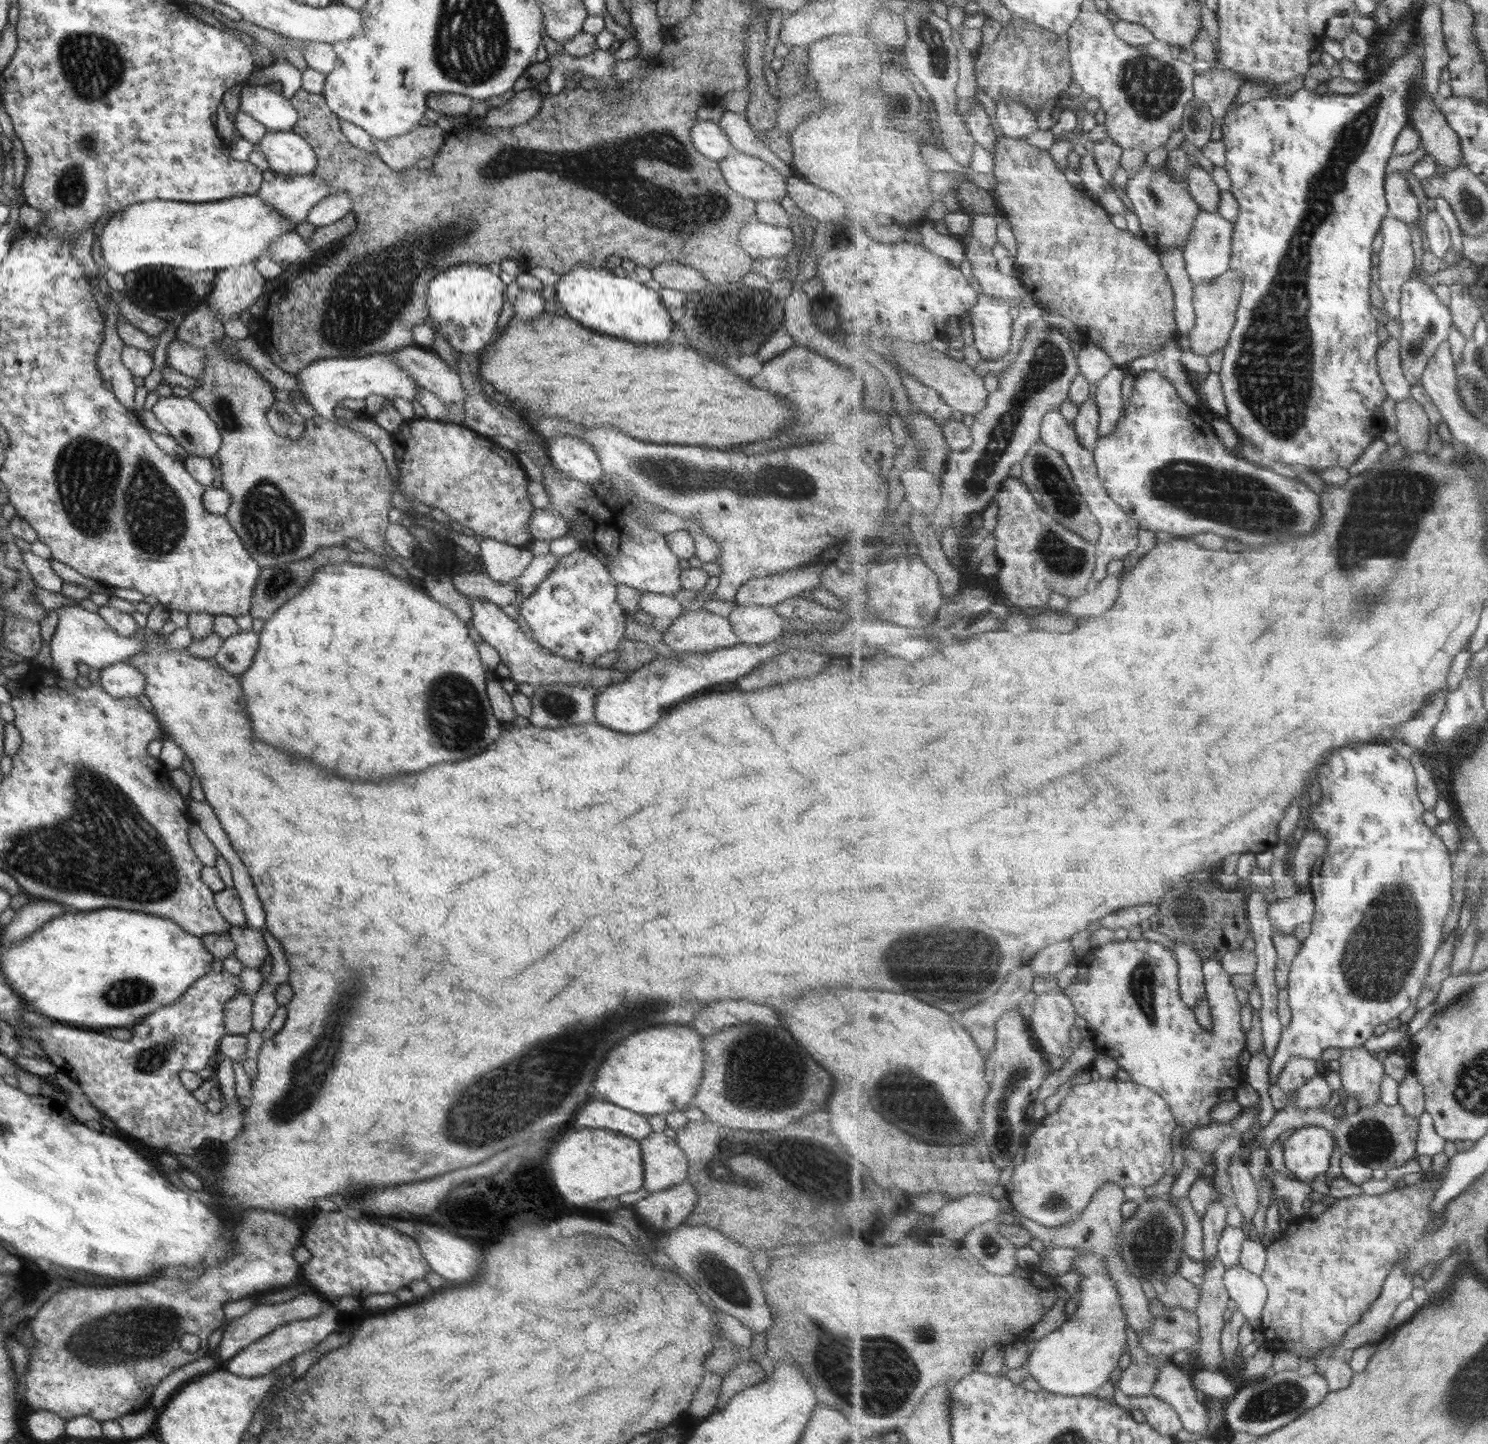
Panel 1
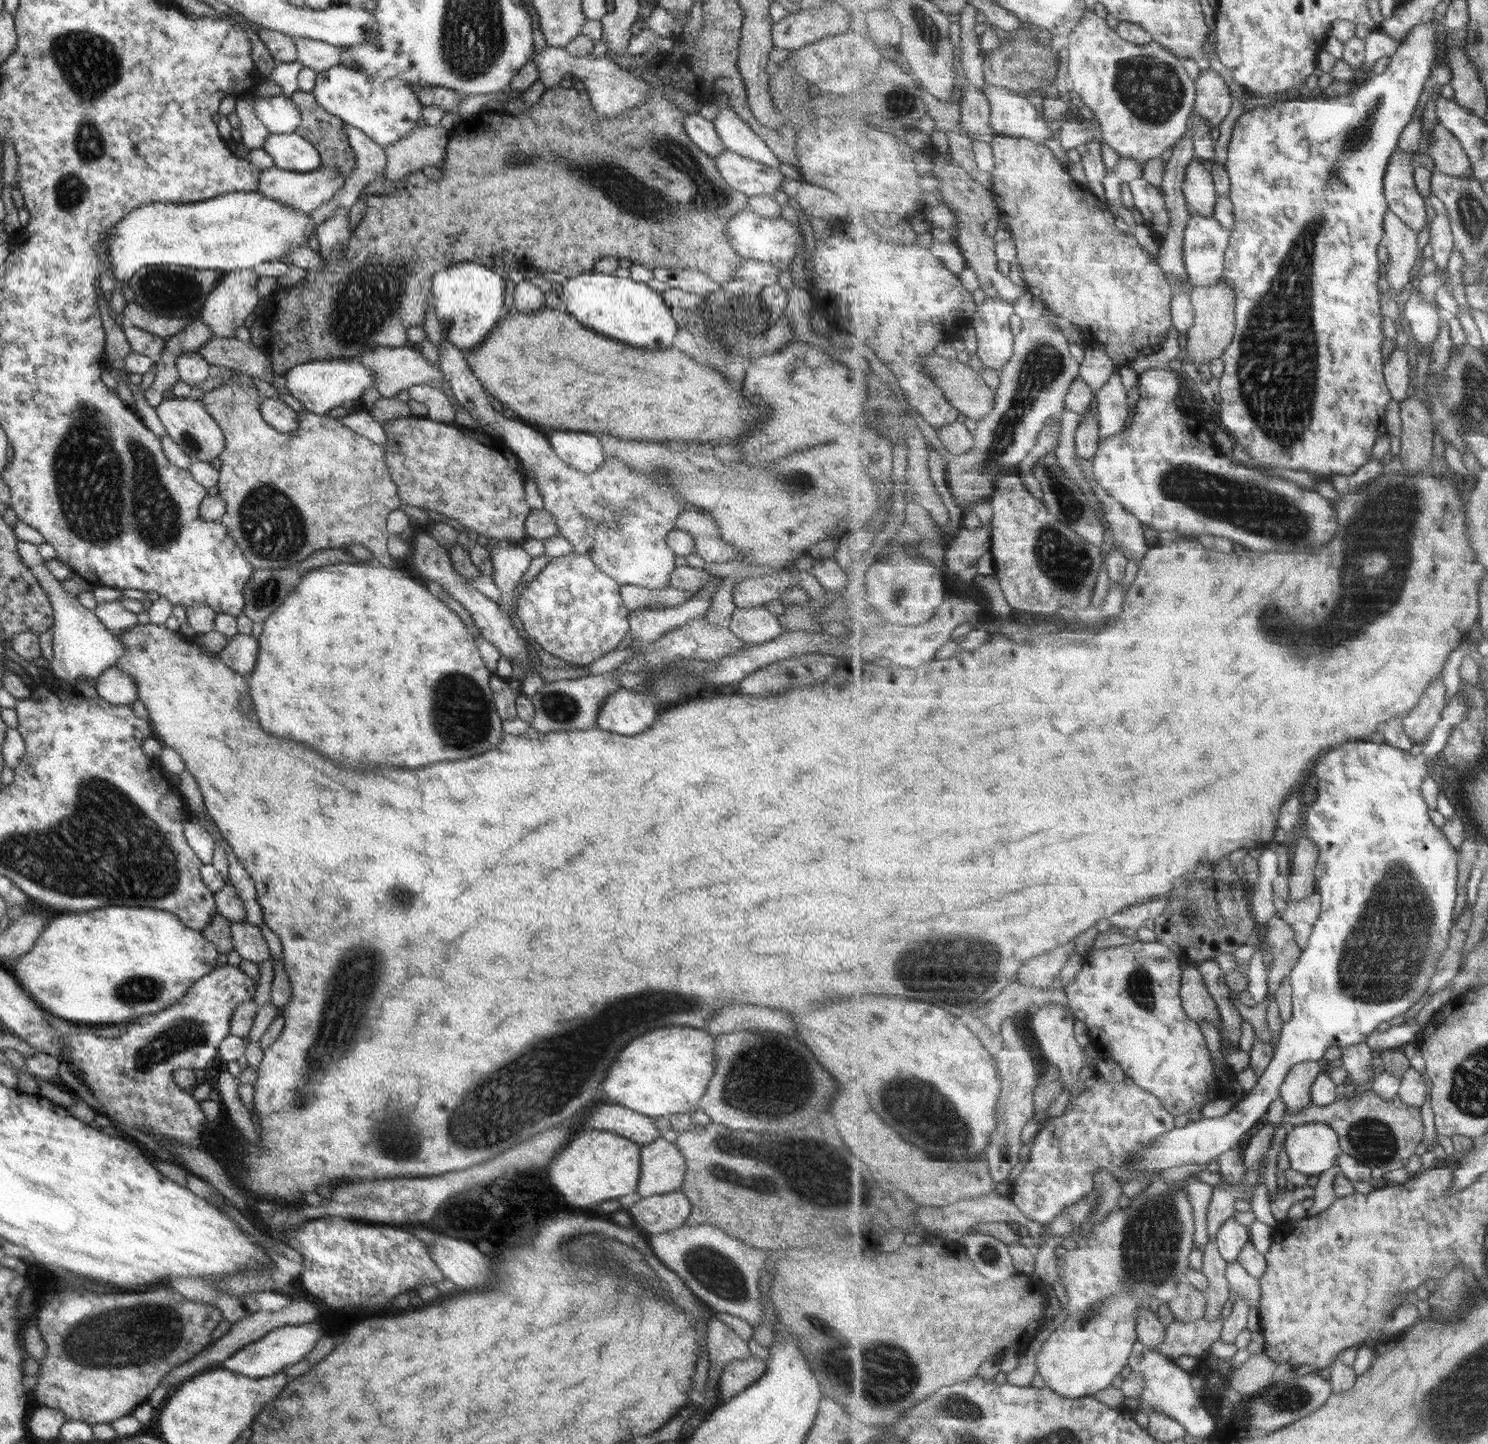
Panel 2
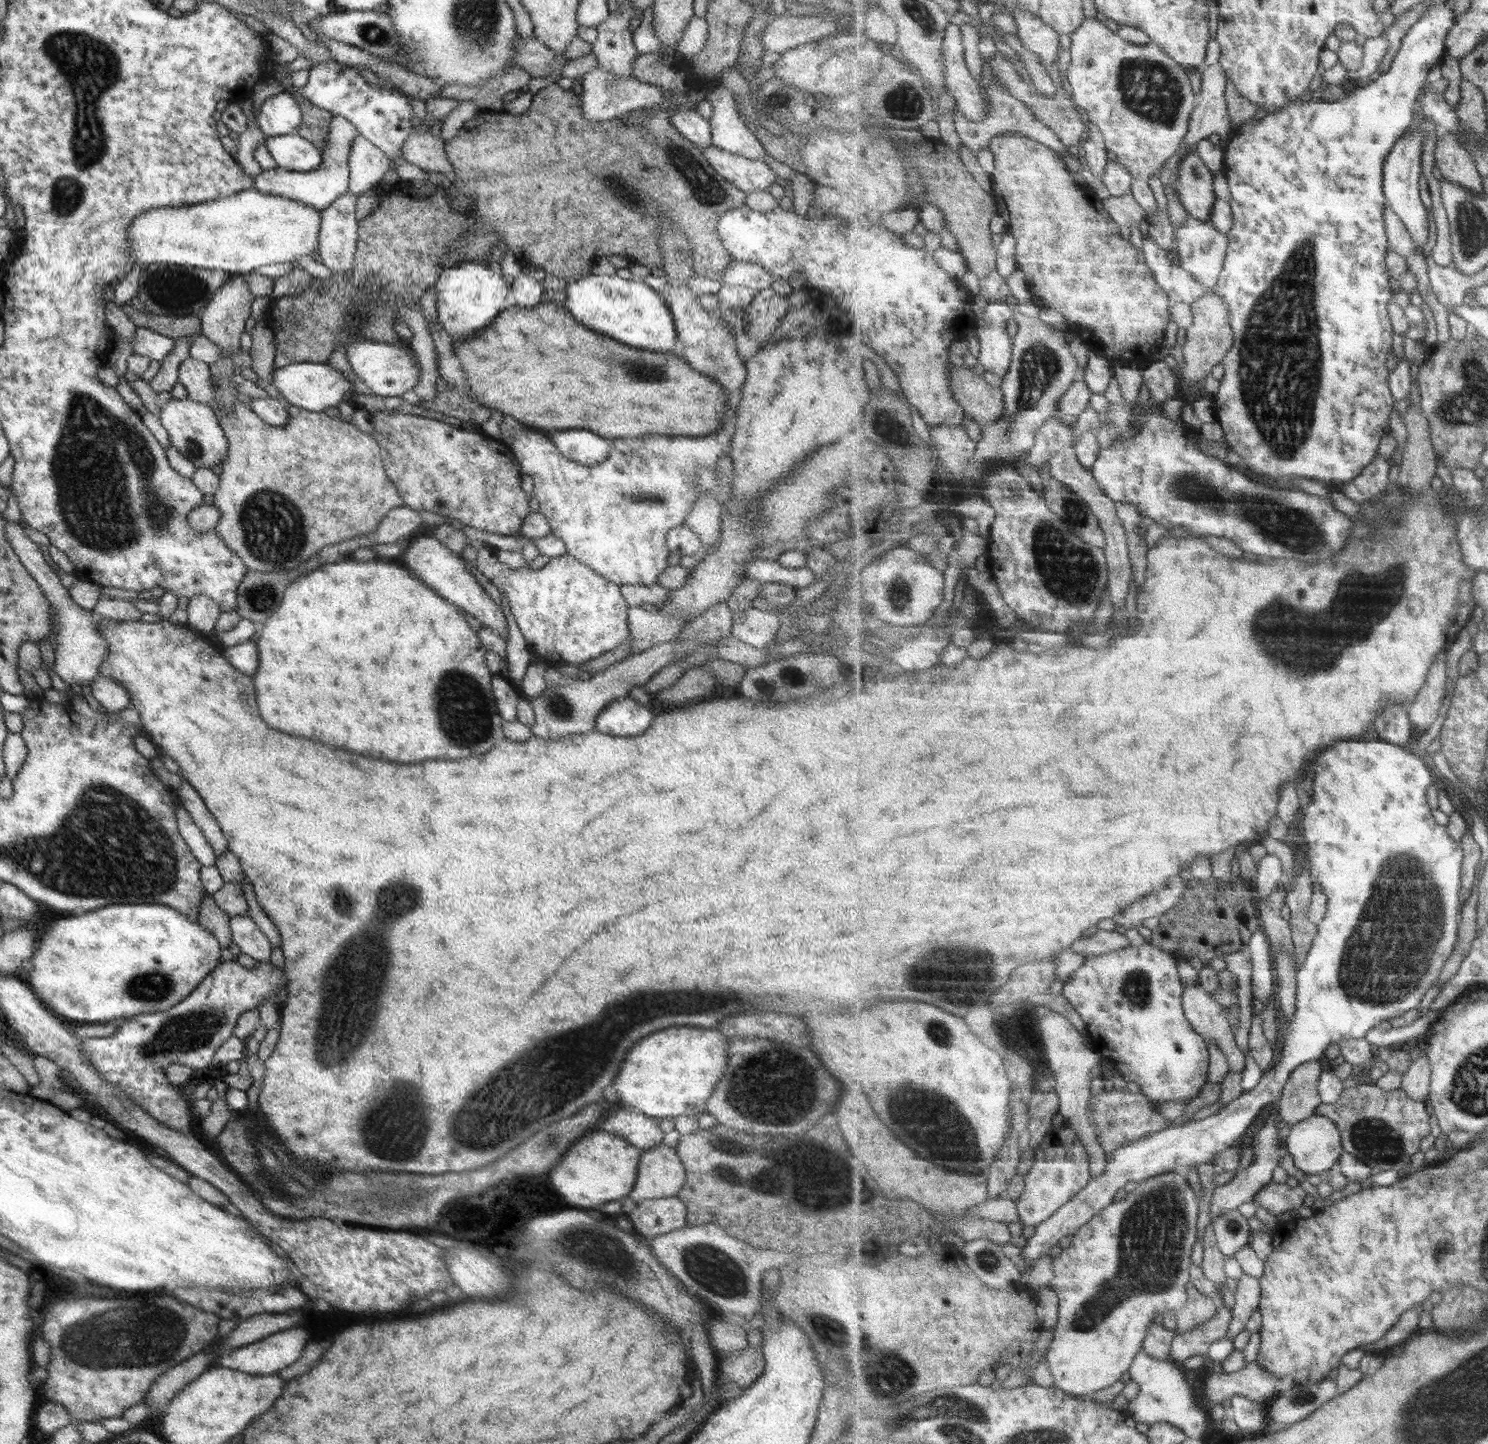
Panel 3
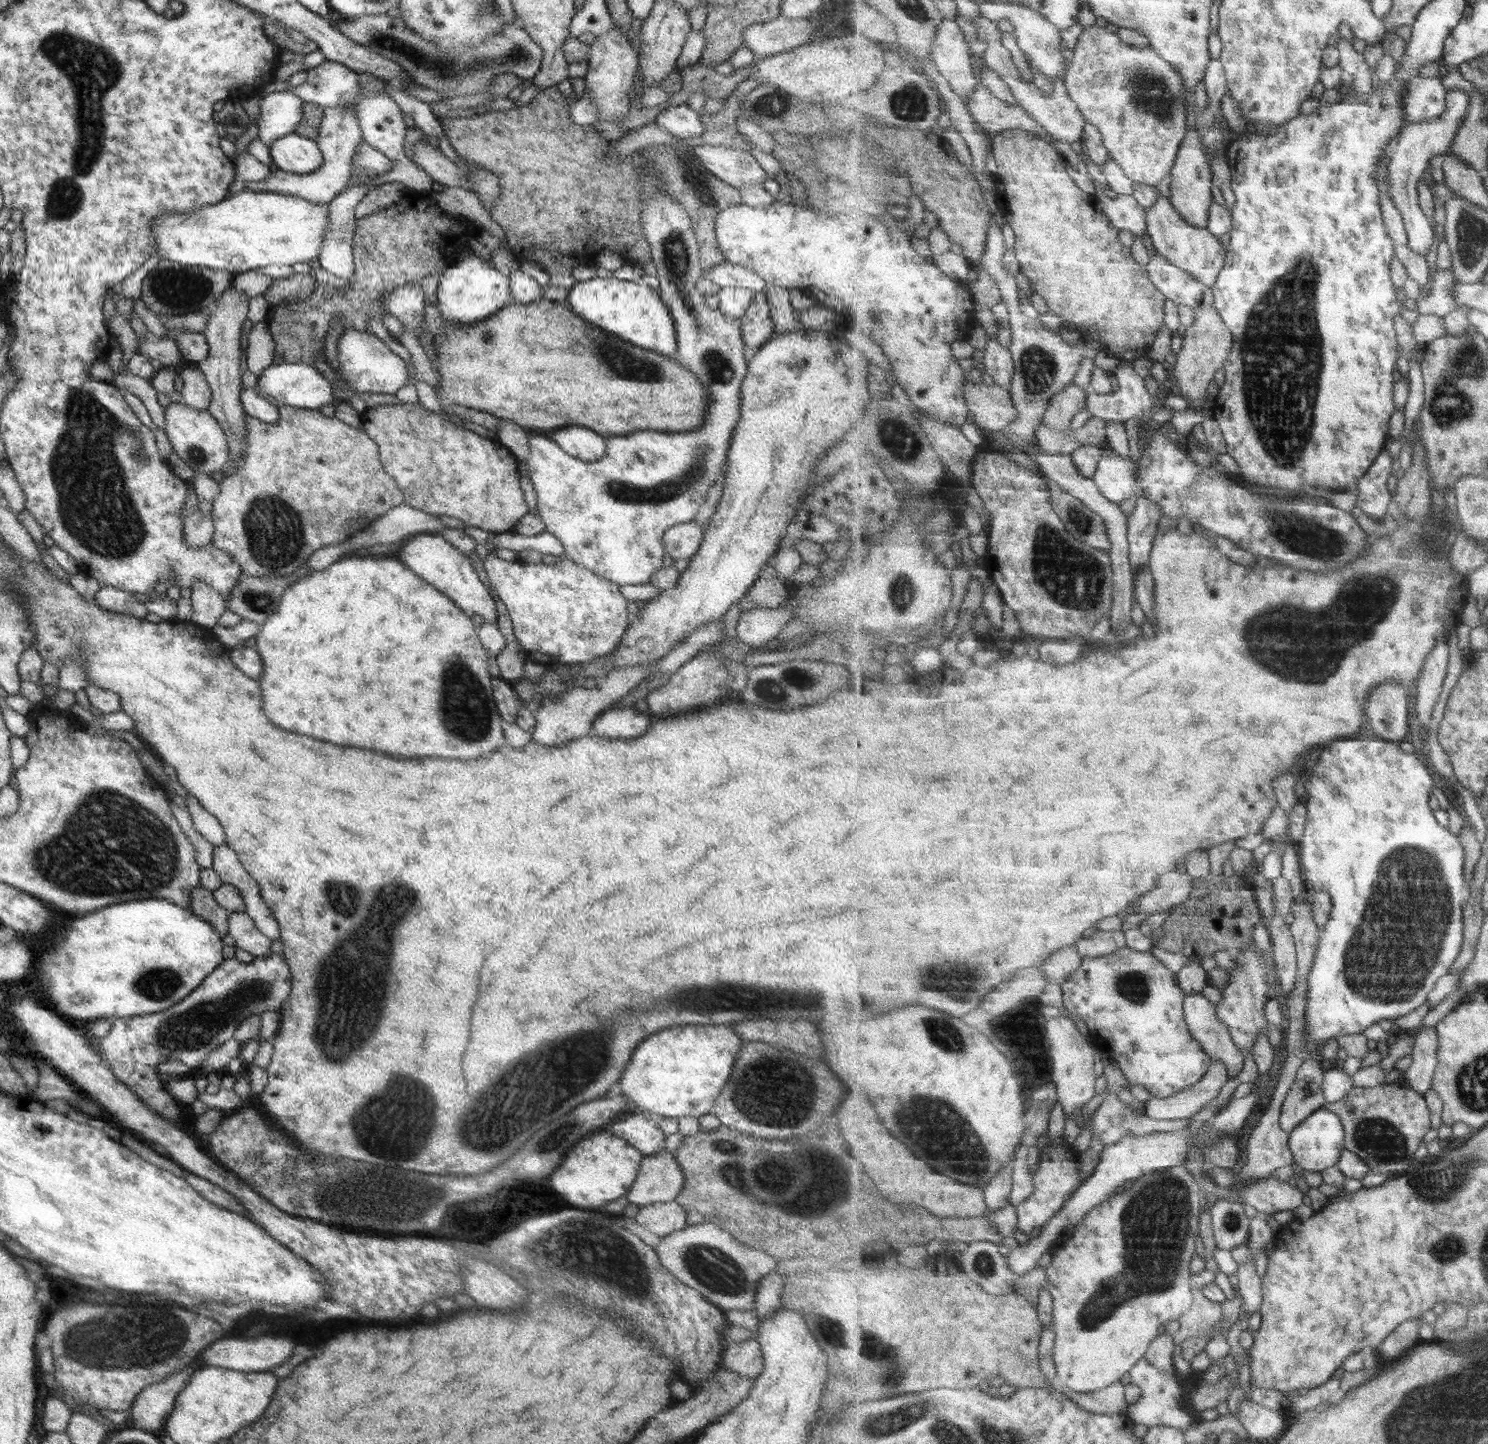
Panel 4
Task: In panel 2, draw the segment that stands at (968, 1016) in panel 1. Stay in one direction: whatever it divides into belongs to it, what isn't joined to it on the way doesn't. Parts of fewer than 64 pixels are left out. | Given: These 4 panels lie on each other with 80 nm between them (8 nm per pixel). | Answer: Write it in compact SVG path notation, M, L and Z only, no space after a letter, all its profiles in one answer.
M1015 974L1014 982L1008 984L1001 993L991 999L987 1005L975 1012L986 1022L993 1034L999 1035L1003 1023L1021 1010L1041 1008L1049 1003L1057 1003L1063 1007L1069 1006L1062 989L1051 989L1023 984Z

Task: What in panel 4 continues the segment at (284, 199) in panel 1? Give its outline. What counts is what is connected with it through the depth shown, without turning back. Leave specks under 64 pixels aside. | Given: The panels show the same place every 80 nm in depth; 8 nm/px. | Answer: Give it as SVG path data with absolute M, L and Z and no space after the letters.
M323 107L318 124L316 143L321 151L322 165L309 174L291 174L278 170L269 173L259 182L245 183L245 189L254 192L271 192L282 196L293 196L312 203L327 204L348 186L352 171L352 156L357 145L362 142L362 132L354 112L347 107Z

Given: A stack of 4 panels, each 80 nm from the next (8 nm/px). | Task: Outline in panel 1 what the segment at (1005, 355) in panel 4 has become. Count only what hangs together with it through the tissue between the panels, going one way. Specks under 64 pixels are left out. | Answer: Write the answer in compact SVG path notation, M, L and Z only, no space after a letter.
M982 292L978 296L978 303L970 310L973 345L985 360L995 360L1009 352L1014 335L1011 316L1013 306L1013 301L998 299Z

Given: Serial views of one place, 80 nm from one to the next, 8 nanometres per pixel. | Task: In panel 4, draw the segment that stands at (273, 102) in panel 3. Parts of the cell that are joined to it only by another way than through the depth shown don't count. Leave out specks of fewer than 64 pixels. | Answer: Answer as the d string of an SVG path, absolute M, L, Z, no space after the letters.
M291 91L271 92L260 99L258 138L270 150L270 144L284 134L294 132L302 117L302 100Z

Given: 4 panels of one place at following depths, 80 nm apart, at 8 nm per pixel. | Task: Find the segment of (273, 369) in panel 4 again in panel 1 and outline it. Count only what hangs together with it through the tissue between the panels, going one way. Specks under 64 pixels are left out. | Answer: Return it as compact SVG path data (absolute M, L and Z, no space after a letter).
M390 352L375 353L359 358L325 359L313 361L308 367L298 370L297 391L315 411L315 415L325 420L333 419L333 410L345 399L365 399L378 395L390 402L399 397L412 404L417 402L418 384L408 376L408 372L398 368L390 360Z

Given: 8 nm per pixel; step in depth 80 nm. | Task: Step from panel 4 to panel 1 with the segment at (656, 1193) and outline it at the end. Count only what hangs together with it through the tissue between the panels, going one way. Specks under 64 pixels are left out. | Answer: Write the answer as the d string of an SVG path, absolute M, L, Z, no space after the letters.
M653 1132L638 1140L643 1169L642 1188L655 1193L681 1184L687 1176L687 1159L675 1139Z

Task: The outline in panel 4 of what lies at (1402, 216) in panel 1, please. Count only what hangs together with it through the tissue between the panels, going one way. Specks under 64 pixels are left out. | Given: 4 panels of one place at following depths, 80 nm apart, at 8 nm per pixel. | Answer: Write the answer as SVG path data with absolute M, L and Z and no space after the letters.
M1453 88L1446 94L1446 111L1436 119L1420 123L1408 123L1400 130L1391 148L1390 164L1390 190L1389 196L1393 198L1398 210L1404 218L1408 232L1408 245L1417 253L1427 256L1431 246L1435 244L1435 232L1431 226L1432 219L1427 218L1419 204L1418 186L1425 178L1429 163L1435 156L1442 156L1450 150L1456 139L1459 127L1464 123L1464 118L1470 114L1470 96L1461 89Z

